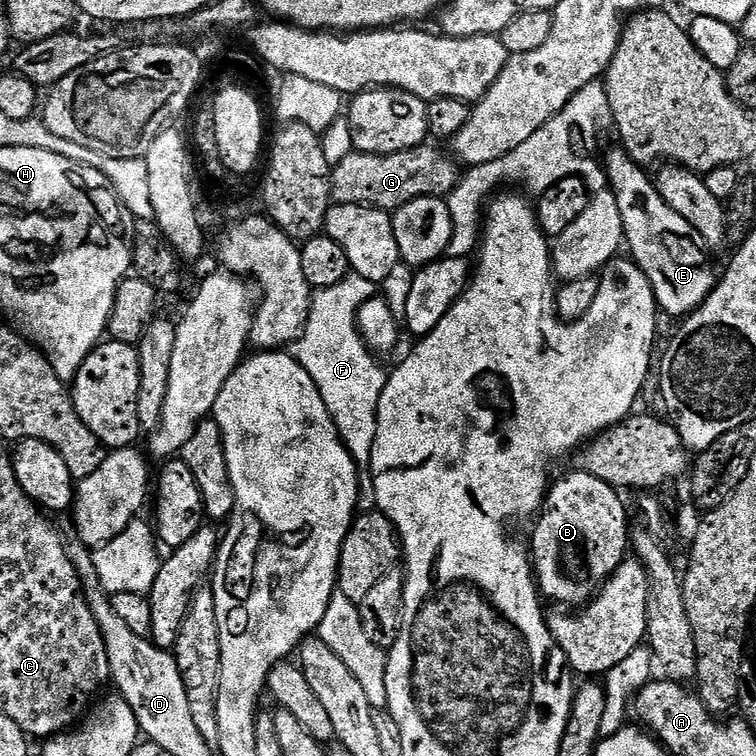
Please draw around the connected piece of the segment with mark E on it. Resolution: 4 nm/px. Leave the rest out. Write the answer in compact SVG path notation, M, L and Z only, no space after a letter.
M623 150L607 153L606 173L607 183L610 185L610 191L615 194L618 202L618 210L622 214L624 223L624 238L626 248L629 248L631 259L644 271L646 278L652 283L652 289L656 295L656 307L661 313L668 316L680 316L687 318L704 303L704 299L712 293L718 279L718 272L712 269L712 264L708 261L710 249L708 243L662 198L662 194L656 189L653 177L647 176L645 169L636 164L628 157L628 153Z

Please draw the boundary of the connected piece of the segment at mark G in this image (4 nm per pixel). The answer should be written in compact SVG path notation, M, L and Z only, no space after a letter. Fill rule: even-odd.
M428 147L411 148L385 156L352 151L331 169L332 200L336 204L360 204L362 207L379 208L391 214L406 206L406 202L414 202L414 198L447 198L460 183L461 165L447 151L439 152L436 148Z

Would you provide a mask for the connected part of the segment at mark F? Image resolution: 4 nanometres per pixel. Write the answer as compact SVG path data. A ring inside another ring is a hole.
M349 274L338 286L319 289L312 297L304 332L294 345L296 360L318 386L341 440L360 466L372 462L378 402L389 377L386 368L384 372L383 366L376 364L377 357L364 344L357 328L359 308L377 292L377 284L355 274Z

